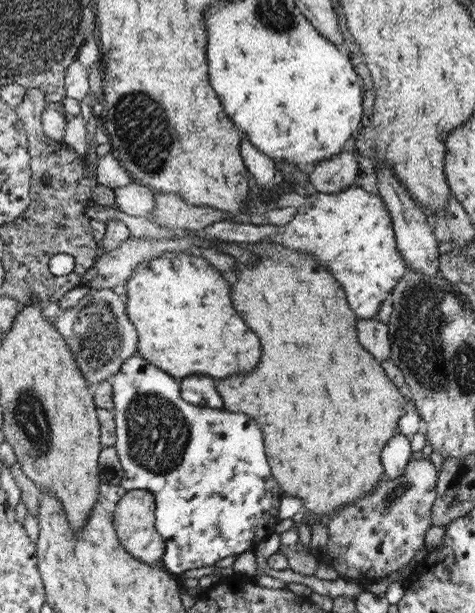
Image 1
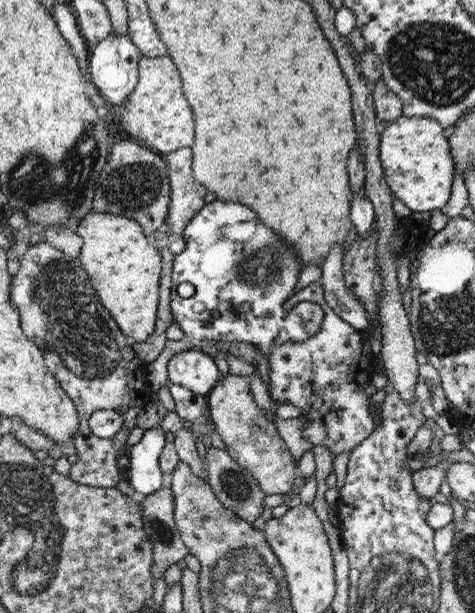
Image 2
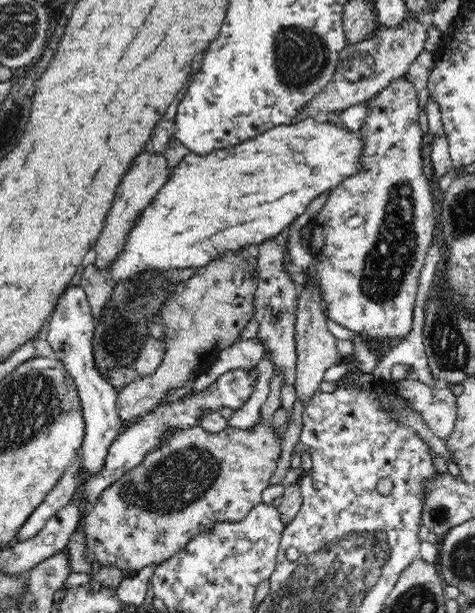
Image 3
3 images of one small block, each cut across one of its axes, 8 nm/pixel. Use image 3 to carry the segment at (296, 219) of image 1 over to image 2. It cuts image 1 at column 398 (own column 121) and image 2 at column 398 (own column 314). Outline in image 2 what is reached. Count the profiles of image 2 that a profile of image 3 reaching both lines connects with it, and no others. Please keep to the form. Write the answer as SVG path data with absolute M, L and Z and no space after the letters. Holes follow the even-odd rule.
M400 116L390 122L379 136L379 159L386 184L396 199L411 213L434 212L442 209L450 199L454 180L454 164L444 128L426 117Z

